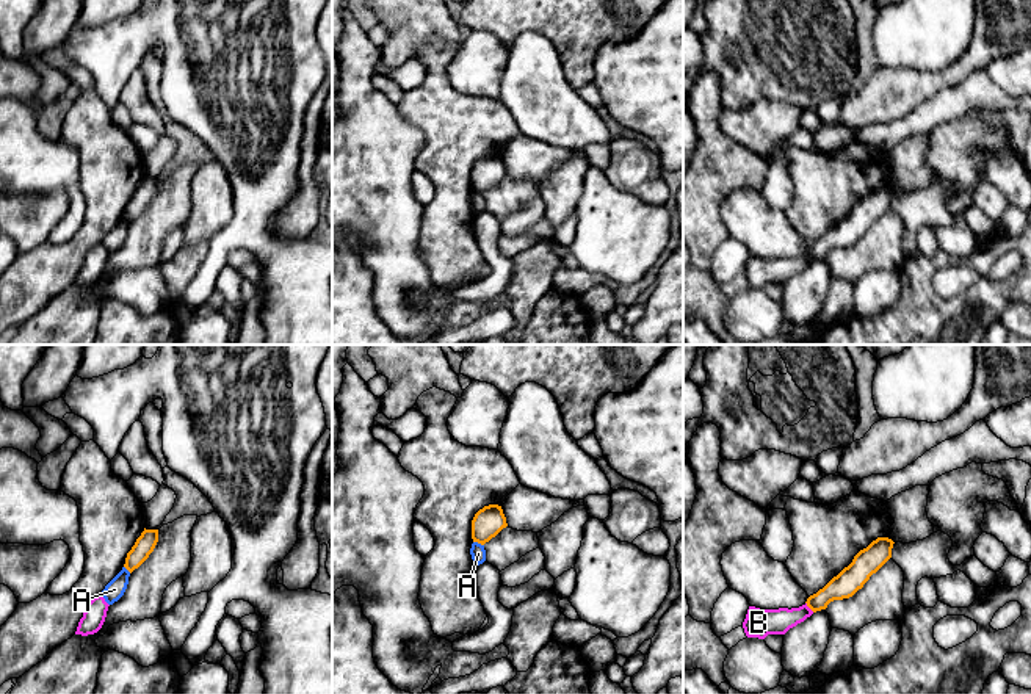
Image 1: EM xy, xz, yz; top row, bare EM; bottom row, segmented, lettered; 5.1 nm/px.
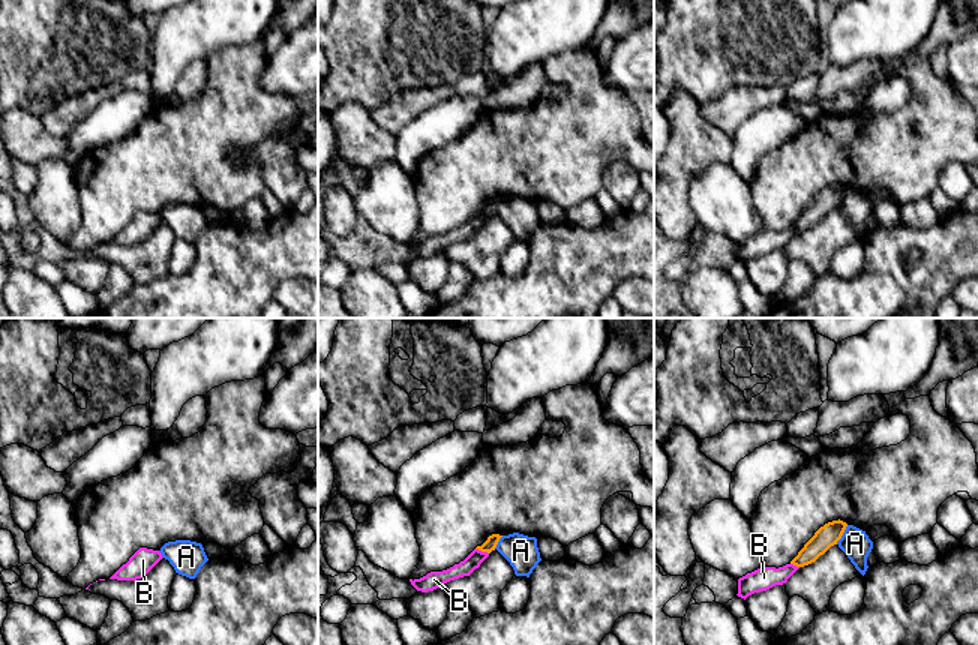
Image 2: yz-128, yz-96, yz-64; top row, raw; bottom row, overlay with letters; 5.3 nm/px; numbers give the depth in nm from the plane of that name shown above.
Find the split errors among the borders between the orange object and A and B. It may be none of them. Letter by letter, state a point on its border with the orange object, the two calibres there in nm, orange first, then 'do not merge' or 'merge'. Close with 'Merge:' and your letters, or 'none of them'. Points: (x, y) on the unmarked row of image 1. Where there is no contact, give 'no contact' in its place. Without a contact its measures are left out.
A: xz (478, 191) | 160/80 nm | do not merge
B: yz (809, 256) | 140/140 nm | do not merge
Merge: none of them

